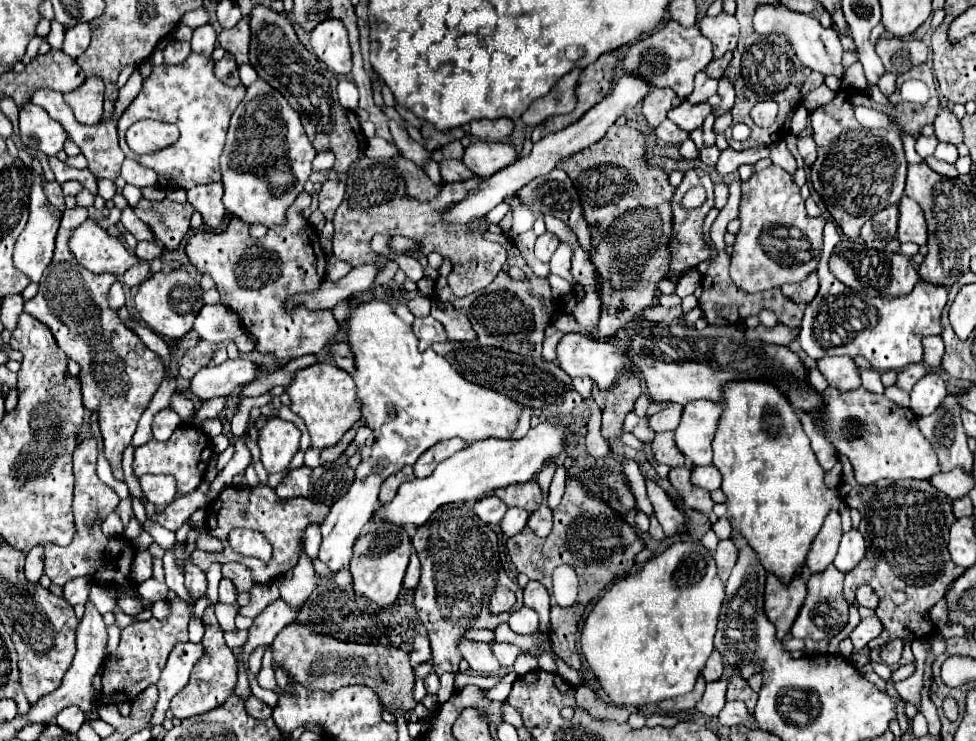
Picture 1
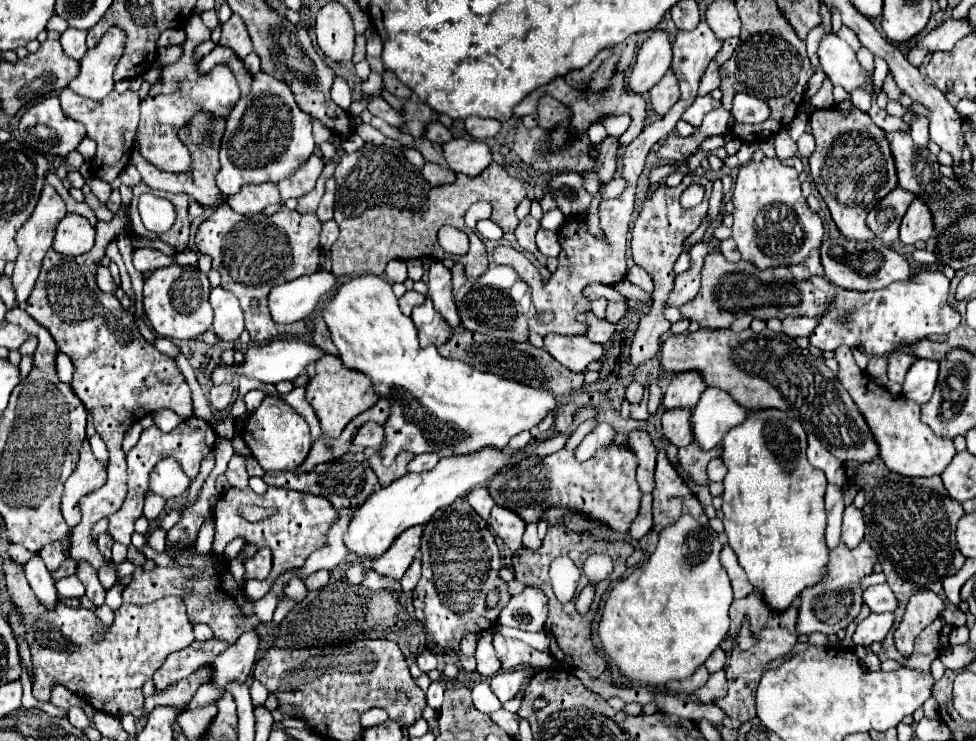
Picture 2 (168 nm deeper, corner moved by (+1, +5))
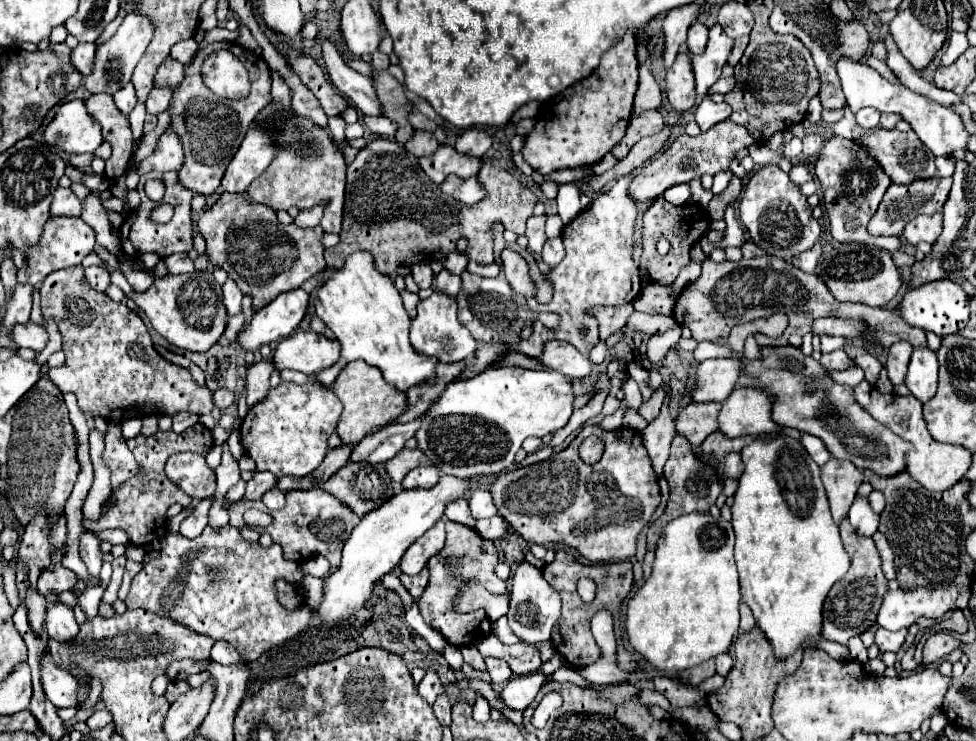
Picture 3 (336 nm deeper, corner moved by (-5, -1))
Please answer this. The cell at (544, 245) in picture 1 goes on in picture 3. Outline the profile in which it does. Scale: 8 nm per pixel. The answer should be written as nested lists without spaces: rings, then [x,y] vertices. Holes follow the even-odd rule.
[[[548,238],[540,256],[542,256],[542,260],[544,260],[548,266],[560,264],[562,258],[564,258],[564,246],[562,246],[562,240],[560,240],[560,238]]]

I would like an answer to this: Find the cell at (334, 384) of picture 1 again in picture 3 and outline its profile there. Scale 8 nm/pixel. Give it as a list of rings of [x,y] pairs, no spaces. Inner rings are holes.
[[[362,360],[346,364],[346,368],[338,374],[338,378],[330,390],[338,396],[338,400],[344,406],[344,412],[342,412],[342,416],[338,420],[338,428],[336,428],[336,432],[344,444],[358,444],[376,426],[388,424],[390,420],[398,418],[406,406],[406,394],[394,390],[392,384],[388,384],[382,378],[382,372],[378,372],[378,368],[374,368]]]

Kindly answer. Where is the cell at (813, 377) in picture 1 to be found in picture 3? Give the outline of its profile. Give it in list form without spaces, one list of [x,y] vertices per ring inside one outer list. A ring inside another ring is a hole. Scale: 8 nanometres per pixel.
[[[857,366],[844,371],[833,370],[829,371],[828,373],[835,382],[846,384],[852,387],[857,386],[864,379],[862,369]]]

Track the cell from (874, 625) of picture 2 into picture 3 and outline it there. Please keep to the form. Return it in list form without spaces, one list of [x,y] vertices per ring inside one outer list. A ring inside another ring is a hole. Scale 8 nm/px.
[[[878,628],[876,630],[876,646],[886,652],[886,650],[892,650],[892,652],[898,652],[898,648],[902,646],[904,638],[906,638],[908,630],[898,630],[898,632],[890,632],[890,630],[884,630],[884,628]]]

